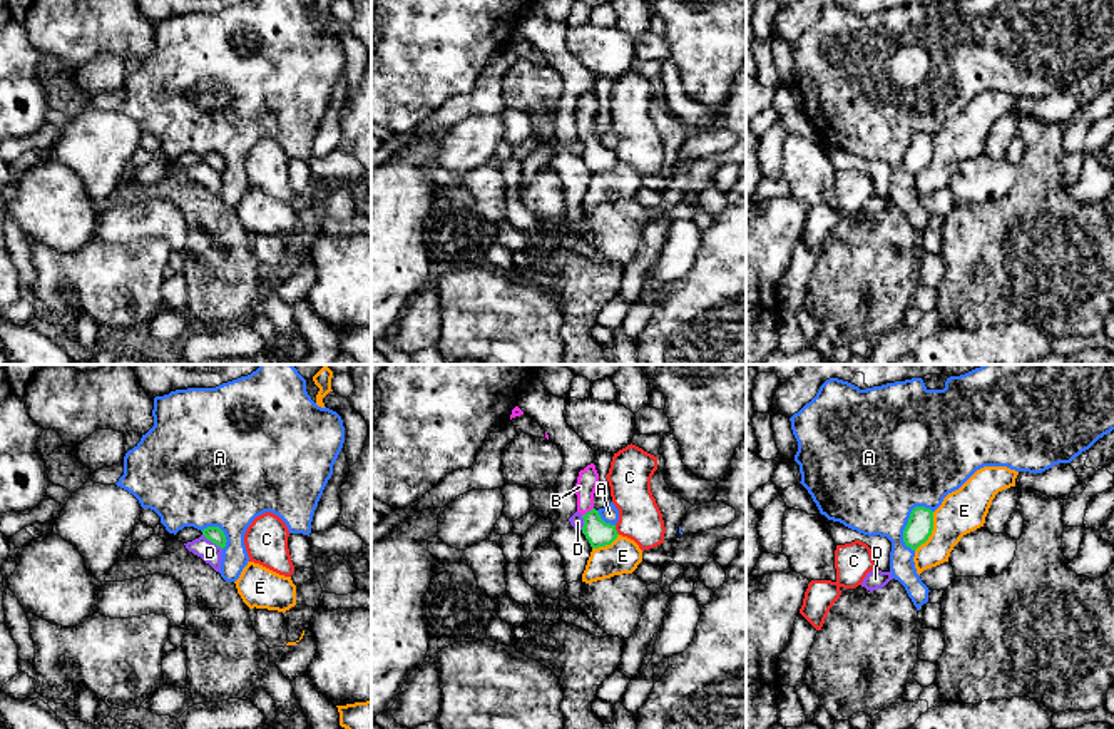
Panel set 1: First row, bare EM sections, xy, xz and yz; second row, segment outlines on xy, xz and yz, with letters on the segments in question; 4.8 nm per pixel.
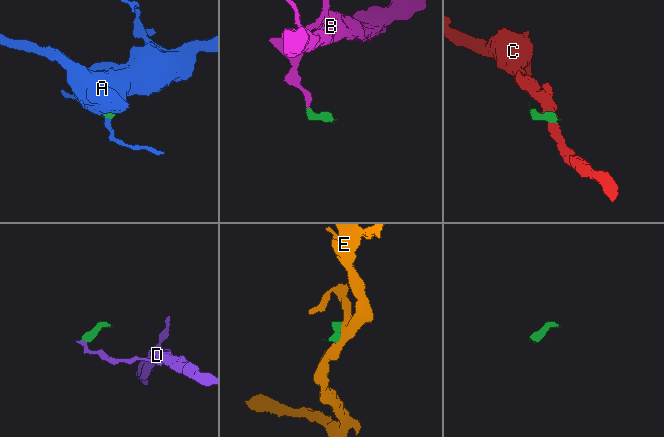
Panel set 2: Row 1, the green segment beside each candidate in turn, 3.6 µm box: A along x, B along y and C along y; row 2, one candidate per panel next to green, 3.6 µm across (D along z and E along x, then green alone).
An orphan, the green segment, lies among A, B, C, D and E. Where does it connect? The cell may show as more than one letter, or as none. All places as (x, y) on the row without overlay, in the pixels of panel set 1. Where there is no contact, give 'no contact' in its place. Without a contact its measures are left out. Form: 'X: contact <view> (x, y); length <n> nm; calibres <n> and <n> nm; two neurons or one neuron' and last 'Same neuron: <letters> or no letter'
A: contact yz (907, 151); length 240 nm; calibres 130 and 440 nm; two neurons
B: contact xz (587, 137); length 70 nm; calibres 130 and 100 nm; one neuron
C: contact xz (616, 156); length 50 nm; calibres 130 and 200 nm; two neurons
D: contact xy (213, 168); length 120 nm; calibres 80 and 100 nm; two neurons
E: contact yz (930, 158); length 220 nm; calibres 130 and 220 nm; two neurons
Same neuron: B

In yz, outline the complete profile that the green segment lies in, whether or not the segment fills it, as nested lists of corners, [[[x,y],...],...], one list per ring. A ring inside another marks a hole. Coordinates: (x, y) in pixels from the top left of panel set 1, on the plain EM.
[[[915,132],[903,155],[903,167],[912,176],[917,176],[928,166],[933,155],[933,137],[925,132]]]

